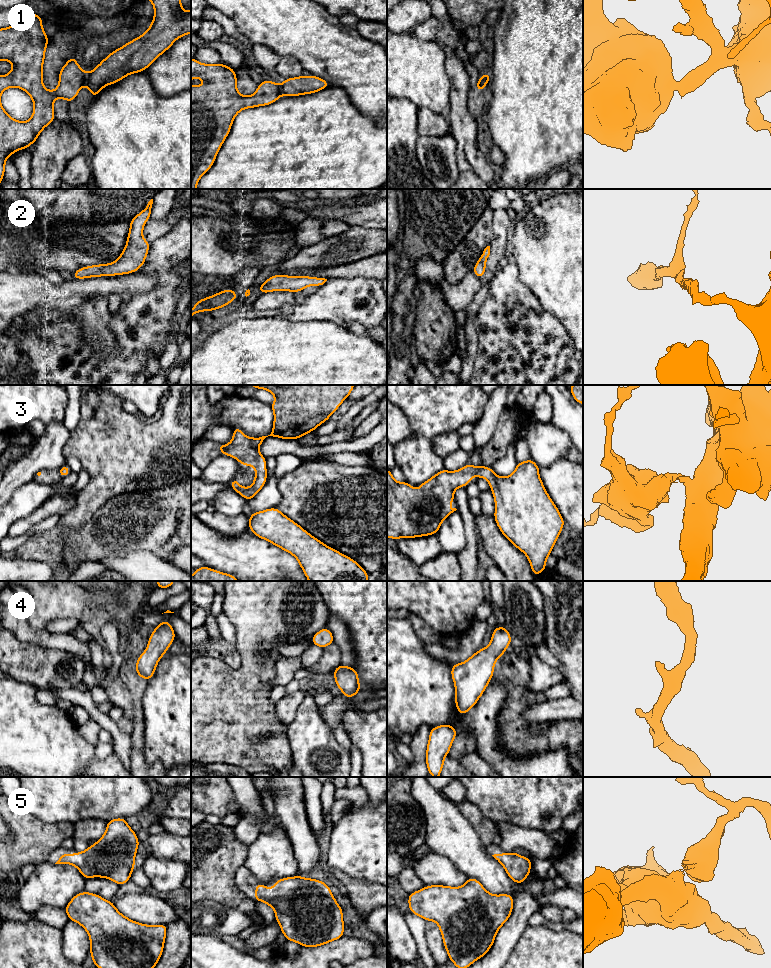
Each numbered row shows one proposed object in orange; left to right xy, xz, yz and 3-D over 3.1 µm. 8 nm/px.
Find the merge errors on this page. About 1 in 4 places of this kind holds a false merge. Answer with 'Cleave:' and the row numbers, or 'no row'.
Cleave: 1

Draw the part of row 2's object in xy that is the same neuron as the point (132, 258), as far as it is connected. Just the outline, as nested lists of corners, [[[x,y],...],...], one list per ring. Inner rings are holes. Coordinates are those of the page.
[[[153,199],[146,208],[137,214],[130,222],[127,243],[117,260],[110,264],[85,266],[72,273],[73,279],[90,277],[115,276],[134,273],[140,269],[147,257],[150,243],[143,238],[144,224],[150,220]]]

